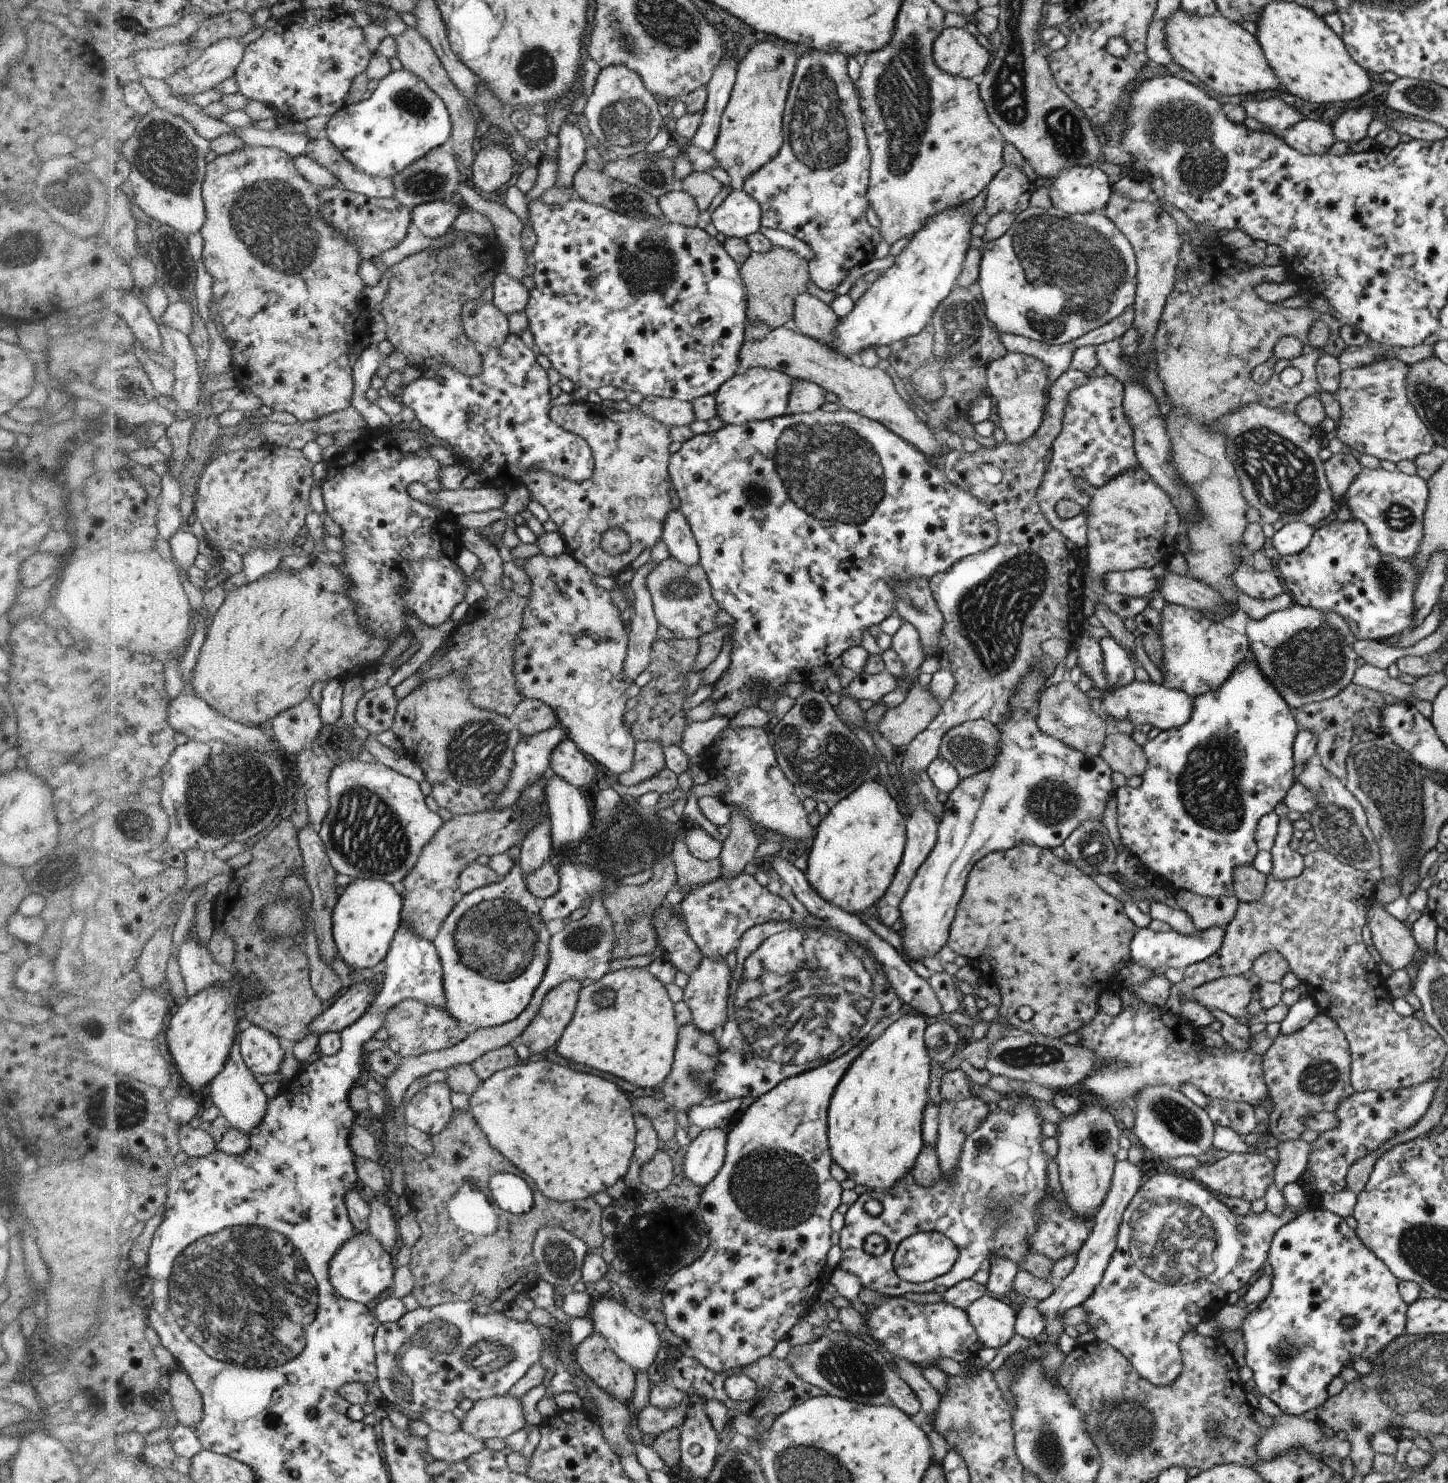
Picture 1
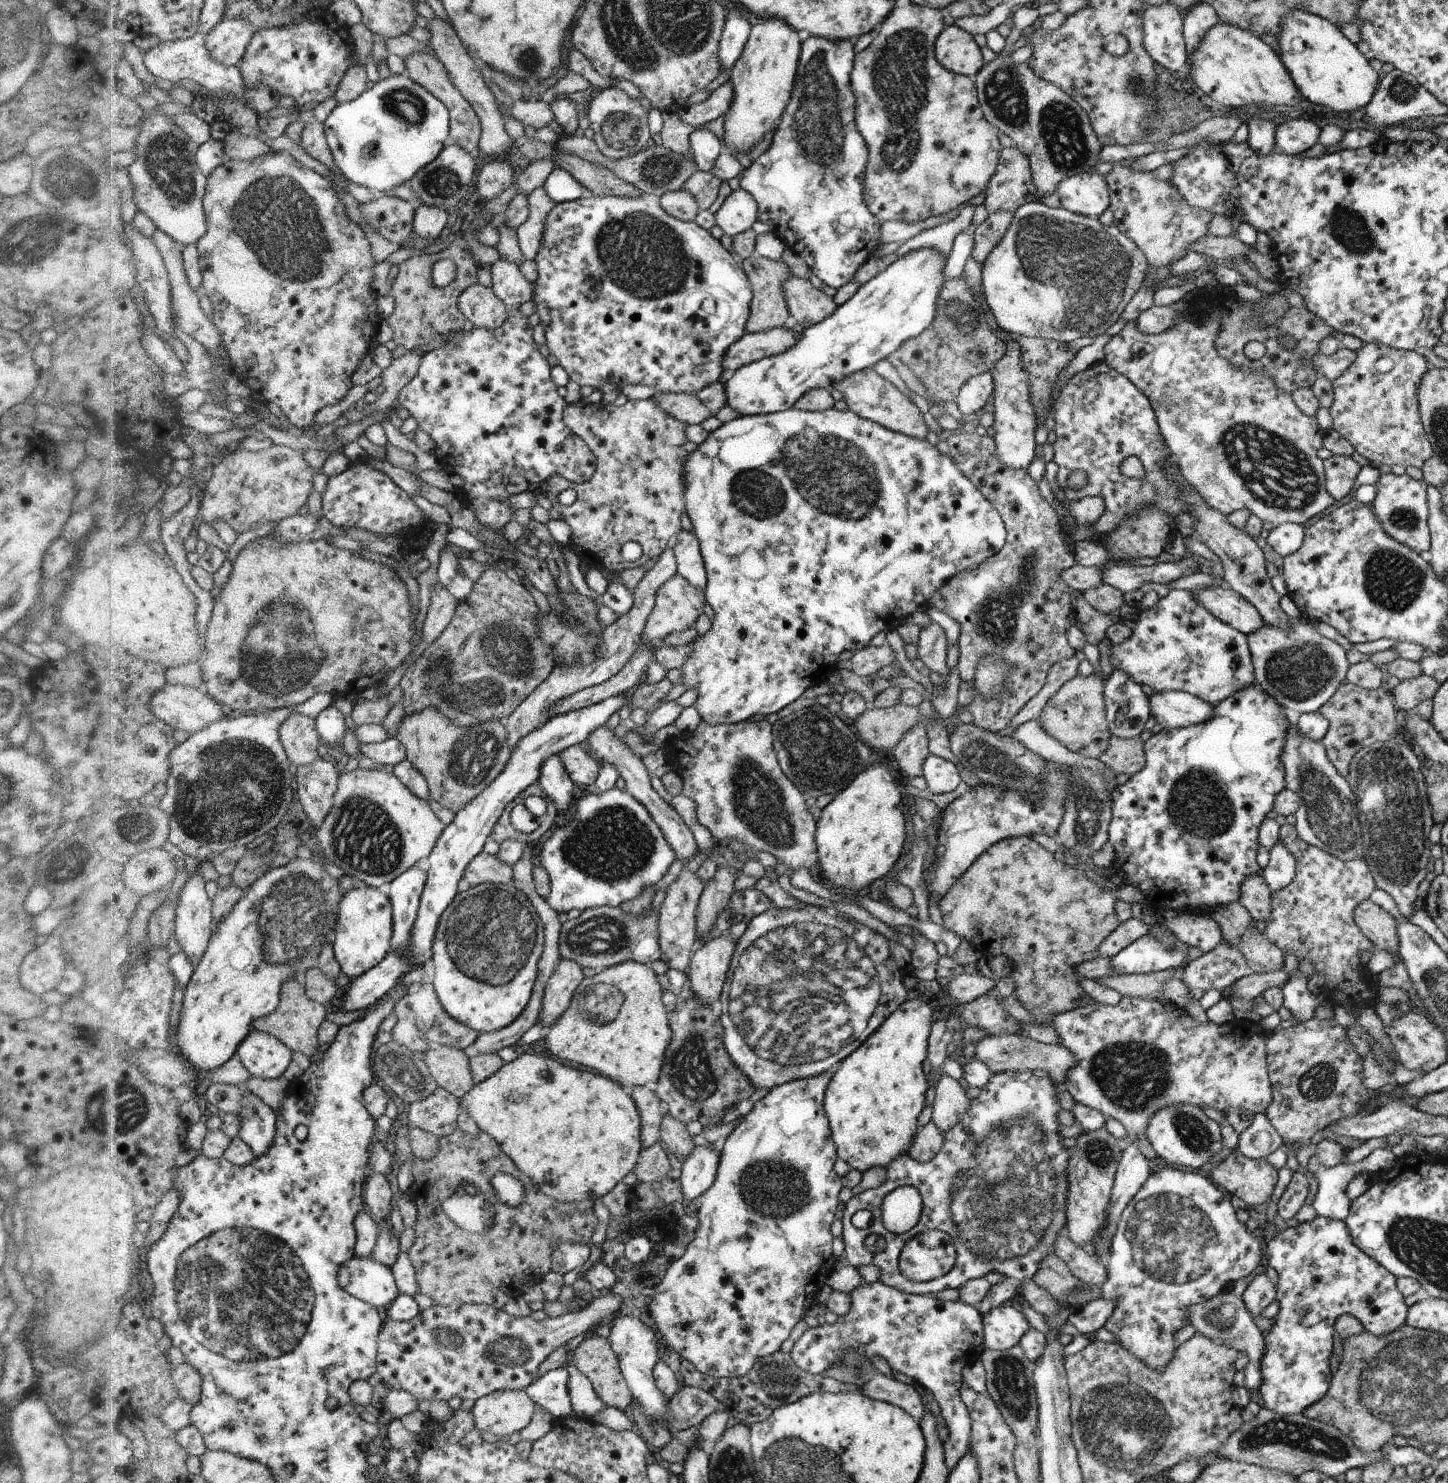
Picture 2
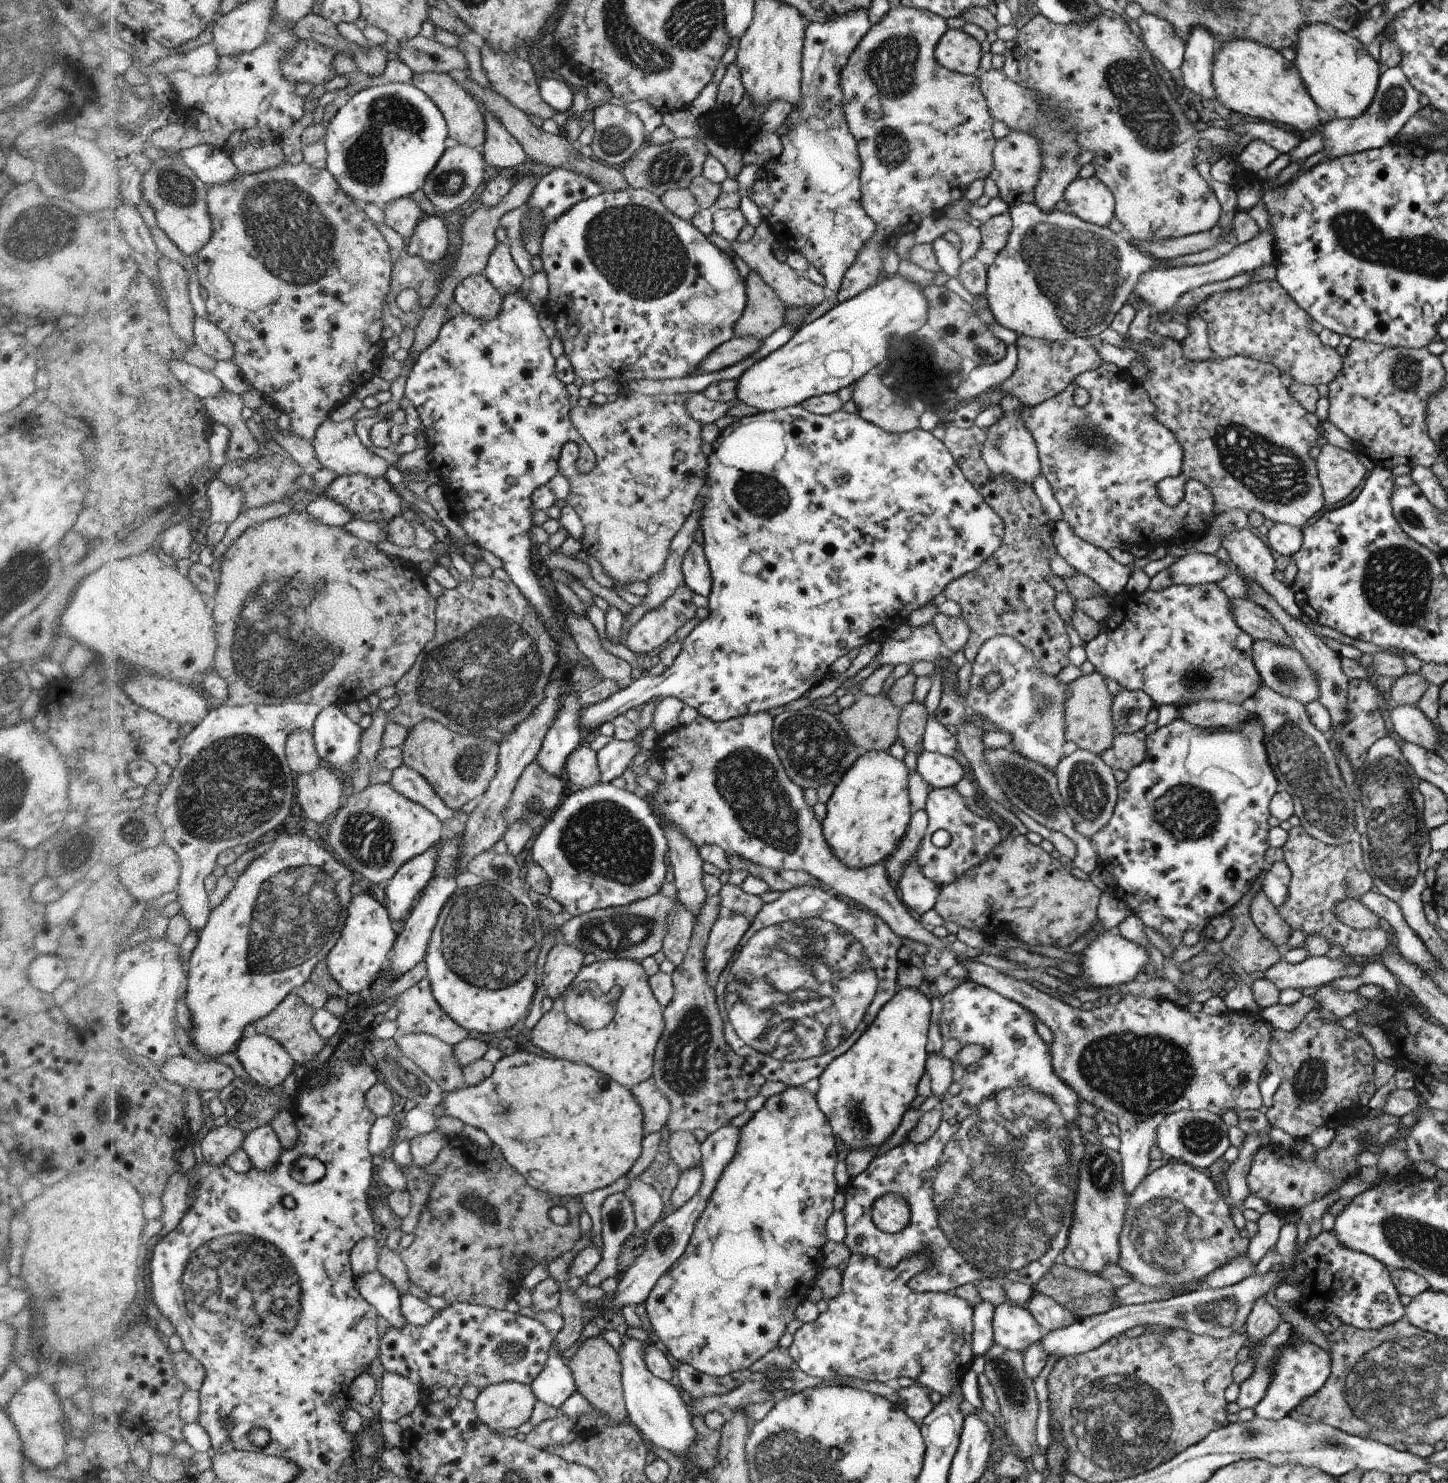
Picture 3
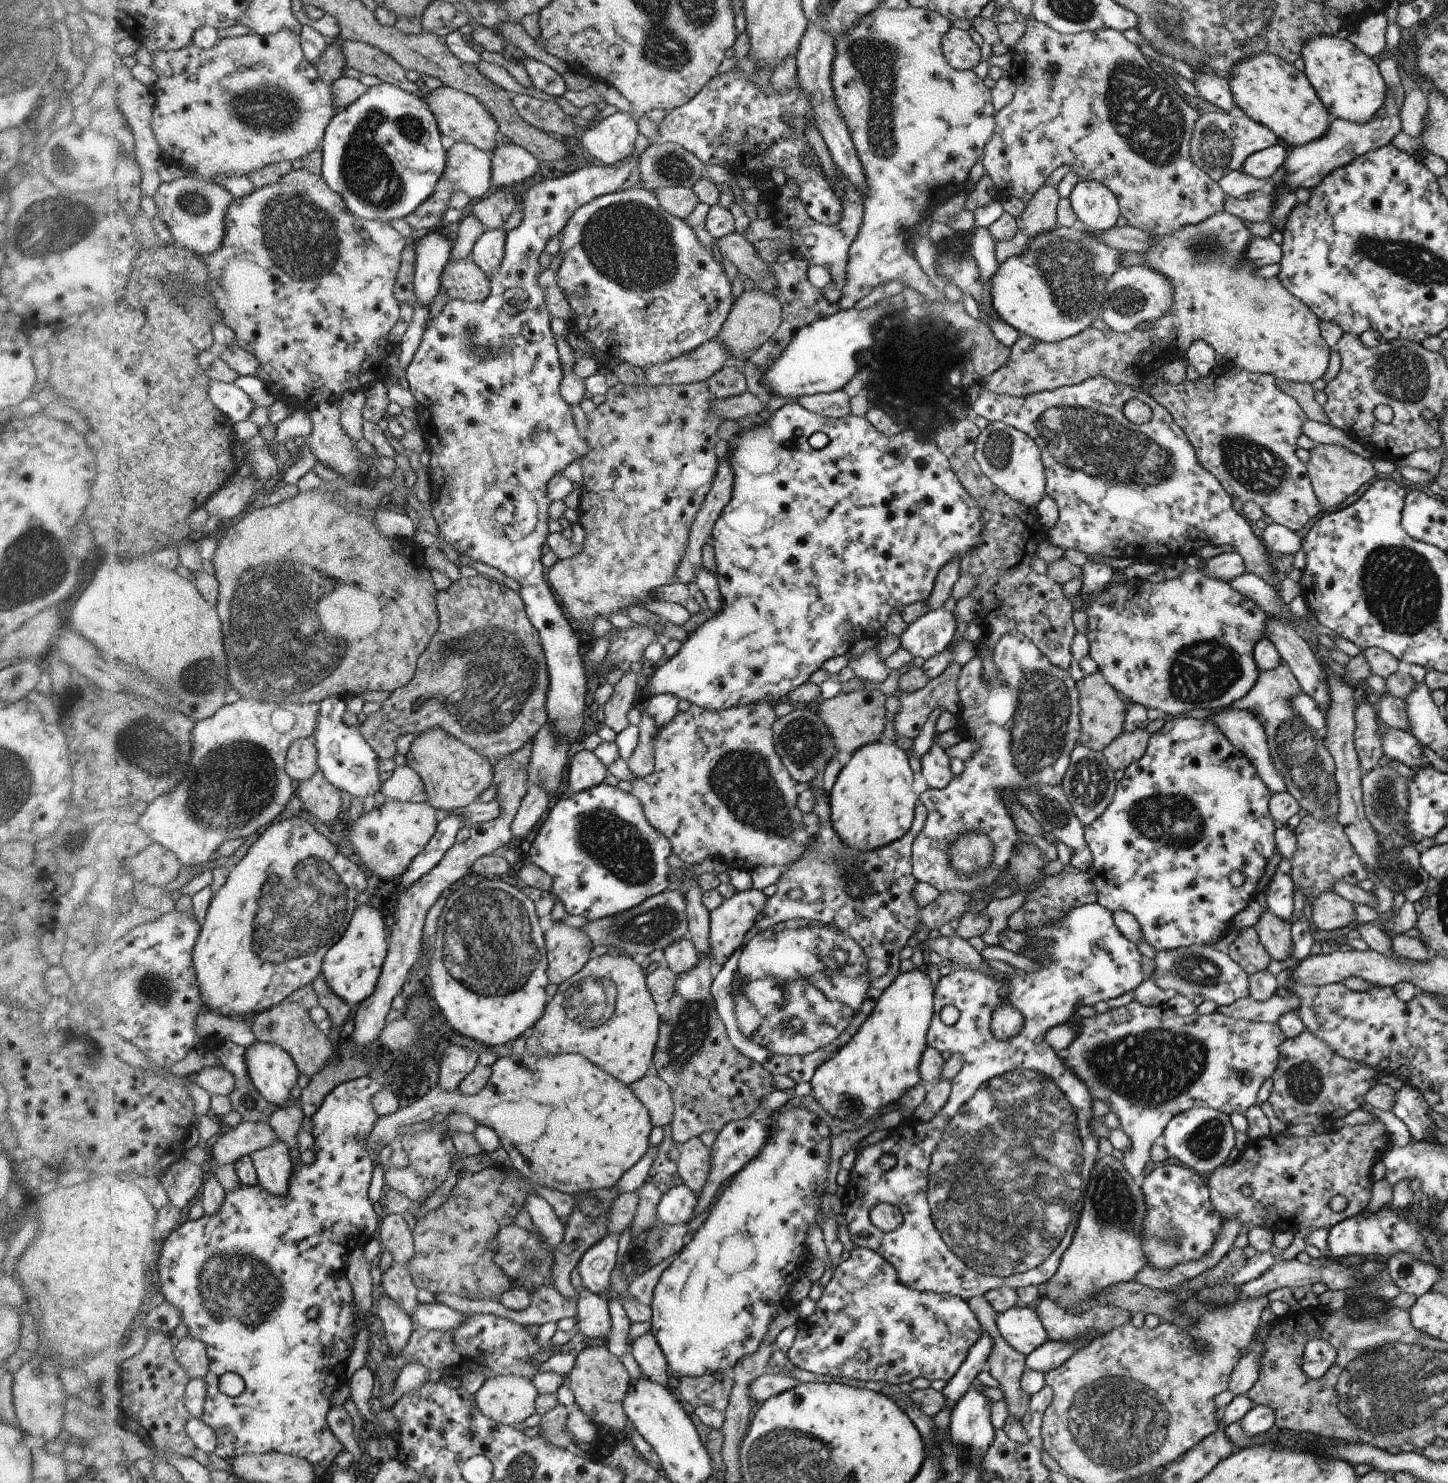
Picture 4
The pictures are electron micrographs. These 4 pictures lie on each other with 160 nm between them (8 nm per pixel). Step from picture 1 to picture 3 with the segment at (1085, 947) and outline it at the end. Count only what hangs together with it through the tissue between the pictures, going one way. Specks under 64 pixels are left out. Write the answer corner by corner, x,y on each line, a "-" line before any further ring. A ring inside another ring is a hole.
1008,834
994,848
989,858
980,866
966,871
960,879
940,888
938,900
934,905
936,912
946,921
956,922
958,926
976,930
992,942
998,934
1010,935
1030,946
1060,946
1066,948
1074,944
1080,936
1088,934
1099,922
1097,908
1101,889
1091,880
1074,878
1059,859
1052,858
1040,845
1034,845
1026,835

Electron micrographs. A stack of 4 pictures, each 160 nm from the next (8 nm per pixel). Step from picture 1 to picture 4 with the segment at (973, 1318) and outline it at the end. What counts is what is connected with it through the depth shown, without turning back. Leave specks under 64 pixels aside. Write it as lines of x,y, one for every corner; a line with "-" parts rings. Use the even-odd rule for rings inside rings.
1016,1304
1001,1312
997,1316
997,1327
1000,1336
1026,1357
1049,1338
1038,1312
1031,1305

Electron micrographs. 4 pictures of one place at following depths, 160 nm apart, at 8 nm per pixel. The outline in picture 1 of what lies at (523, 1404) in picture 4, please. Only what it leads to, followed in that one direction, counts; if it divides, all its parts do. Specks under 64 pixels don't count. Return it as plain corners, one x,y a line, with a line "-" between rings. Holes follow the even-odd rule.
496,1396
481,1399
466,1414
461,1430
478,1438
503,1438
525,1428
526,1418
518,1396

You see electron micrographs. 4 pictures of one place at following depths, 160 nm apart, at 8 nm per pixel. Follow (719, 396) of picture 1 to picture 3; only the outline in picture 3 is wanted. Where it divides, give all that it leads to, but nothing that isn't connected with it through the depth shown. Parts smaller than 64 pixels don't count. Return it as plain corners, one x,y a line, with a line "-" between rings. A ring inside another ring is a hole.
898,274
882,277
860,295
838,302
820,318
802,325
784,346
756,361
744,371
736,381
737,400
764,412
800,405
810,397
824,393
836,393
840,388
856,383
868,371
875,370
880,362
886,360
886,356
890,356
898,348
898,344
906,336
916,334
927,323
928,308
929,301
921,285
903,279
903,276

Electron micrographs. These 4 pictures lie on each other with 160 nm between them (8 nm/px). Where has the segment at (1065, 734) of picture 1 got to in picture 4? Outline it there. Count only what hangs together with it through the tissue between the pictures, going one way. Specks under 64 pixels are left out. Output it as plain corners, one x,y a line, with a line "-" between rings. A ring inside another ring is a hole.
1098,670
1094,674
1085,675
1078,681
1078,688
1081,692
1081,736
1078,744
1095,751
1103,751
1122,732
1124,722
1124,702
1118,698
1113,685
1105,679
1105,676

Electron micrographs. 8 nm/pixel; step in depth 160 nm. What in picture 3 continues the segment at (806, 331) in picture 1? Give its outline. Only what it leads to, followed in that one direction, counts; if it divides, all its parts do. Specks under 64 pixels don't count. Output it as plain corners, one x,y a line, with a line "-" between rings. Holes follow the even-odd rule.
763,220
756,228
754,236
748,242
733,241
731,248
746,262
751,271
759,272
762,280
769,284
774,292
781,297
785,303
786,309
801,309
802,307
815,307
822,304
827,298
824,292
826,288
810,281
808,276
792,269
786,262
776,259
773,252
773,246
776,242
772,229
766,220

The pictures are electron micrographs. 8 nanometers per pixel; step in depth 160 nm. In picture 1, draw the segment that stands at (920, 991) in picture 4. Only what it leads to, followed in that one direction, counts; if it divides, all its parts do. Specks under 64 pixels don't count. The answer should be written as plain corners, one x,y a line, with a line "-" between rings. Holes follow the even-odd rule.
906,1014
888,1026
884,1034
854,1060
844,1079
837,1085
829,1104
829,1148
833,1150
834,1163
846,1171
849,1180
856,1182
856,1185
866,1186
868,1192
889,1192
894,1184
906,1179
906,1174
913,1170
918,1156
924,1150
922,1110
926,1110
932,1057
924,1044
924,1030
927,1029
922,1014

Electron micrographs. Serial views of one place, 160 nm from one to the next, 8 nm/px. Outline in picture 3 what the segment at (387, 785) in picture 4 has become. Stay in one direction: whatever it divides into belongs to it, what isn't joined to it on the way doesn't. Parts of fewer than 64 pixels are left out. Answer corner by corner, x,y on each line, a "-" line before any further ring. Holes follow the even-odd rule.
410,765
397,766
393,770
389,783
405,797
409,797
410,800
418,804
425,805
426,808
430,809
430,812
441,818
443,823
451,818
458,818
464,823
468,820
469,815
462,812
454,817
455,812
458,812
458,810
448,808
433,789
433,785
416,769
410,768

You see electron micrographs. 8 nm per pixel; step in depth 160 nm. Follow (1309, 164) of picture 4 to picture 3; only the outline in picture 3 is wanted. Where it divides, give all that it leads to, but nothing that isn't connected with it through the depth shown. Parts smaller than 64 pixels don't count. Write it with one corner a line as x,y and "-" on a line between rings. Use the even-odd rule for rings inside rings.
1399,66
1388,67
1380,75
1379,83
1374,100
1360,116
1351,119
1330,119
1325,120
1324,137
1325,148
1328,151
1326,158
1338,158
1350,153
1359,153
1368,149
1377,149
1388,142
1393,142
1394,137
1402,127
1417,112
1423,108
1420,103
1420,94
1407,79

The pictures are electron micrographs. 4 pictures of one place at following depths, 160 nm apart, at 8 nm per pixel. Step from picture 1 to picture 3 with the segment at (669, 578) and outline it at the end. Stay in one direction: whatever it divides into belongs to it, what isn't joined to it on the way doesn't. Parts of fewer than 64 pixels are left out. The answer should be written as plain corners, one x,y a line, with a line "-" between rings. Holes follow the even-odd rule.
682,583
680,588
660,607
645,614
628,632
623,643
637,656
646,655
662,646
678,628
694,618
696,606
691,588

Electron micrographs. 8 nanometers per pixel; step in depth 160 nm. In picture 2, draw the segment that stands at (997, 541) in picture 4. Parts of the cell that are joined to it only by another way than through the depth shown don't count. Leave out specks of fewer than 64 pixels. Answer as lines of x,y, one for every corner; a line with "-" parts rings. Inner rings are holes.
964,427
945,433
943,438
948,444
948,456
953,458
958,469
992,502
994,509
1004,518
1005,528
1008,530
1005,547
997,555
990,557
974,570
954,576
933,596
930,602
930,605
940,608
960,624
958,639
960,658
957,666
961,681
974,683
978,664
988,652
992,656
1008,660
1013,665
1014,670
1010,672
1009,687
1006,688
1006,692
1002,692
1000,700
996,698
986,700
975,692
974,700
957,711
970,712
976,727
998,732
1008,727
1012,718
1042,690
1048,670
1054,664
1068,660
1072,656
1076,657
1078,654
1078,648
1070,644
1070,624
1074,622
1077,624
1074,614
1076,610
1070,598
1073,590
1061,578
1061,573
1075,564
1073,554
1075,539
1073,535
1067,535
1062,527
1062,521
1050,504
1041,497
1039,484
1032,480
1027,470
1015,471
1004,466
996,458
994,438
979,436
971,429

